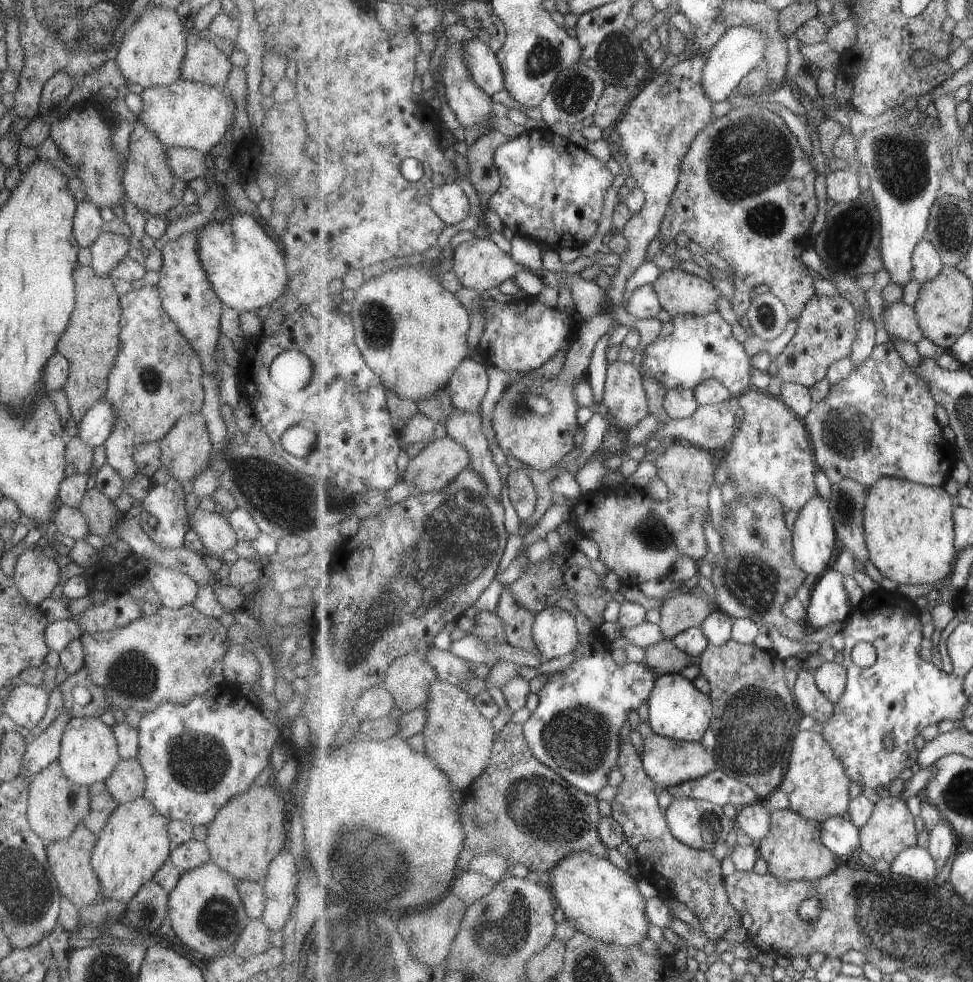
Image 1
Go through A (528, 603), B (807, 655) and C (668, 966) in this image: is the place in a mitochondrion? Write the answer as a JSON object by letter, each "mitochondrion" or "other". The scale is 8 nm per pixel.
{"A":"other","B":"other","C":"other"}

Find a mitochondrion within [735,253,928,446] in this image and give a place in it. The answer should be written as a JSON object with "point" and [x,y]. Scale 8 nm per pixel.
{"point":[766,316]}

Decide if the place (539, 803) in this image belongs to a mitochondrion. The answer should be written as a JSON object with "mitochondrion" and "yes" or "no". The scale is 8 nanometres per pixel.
{"mitochondrion":"yes"}

